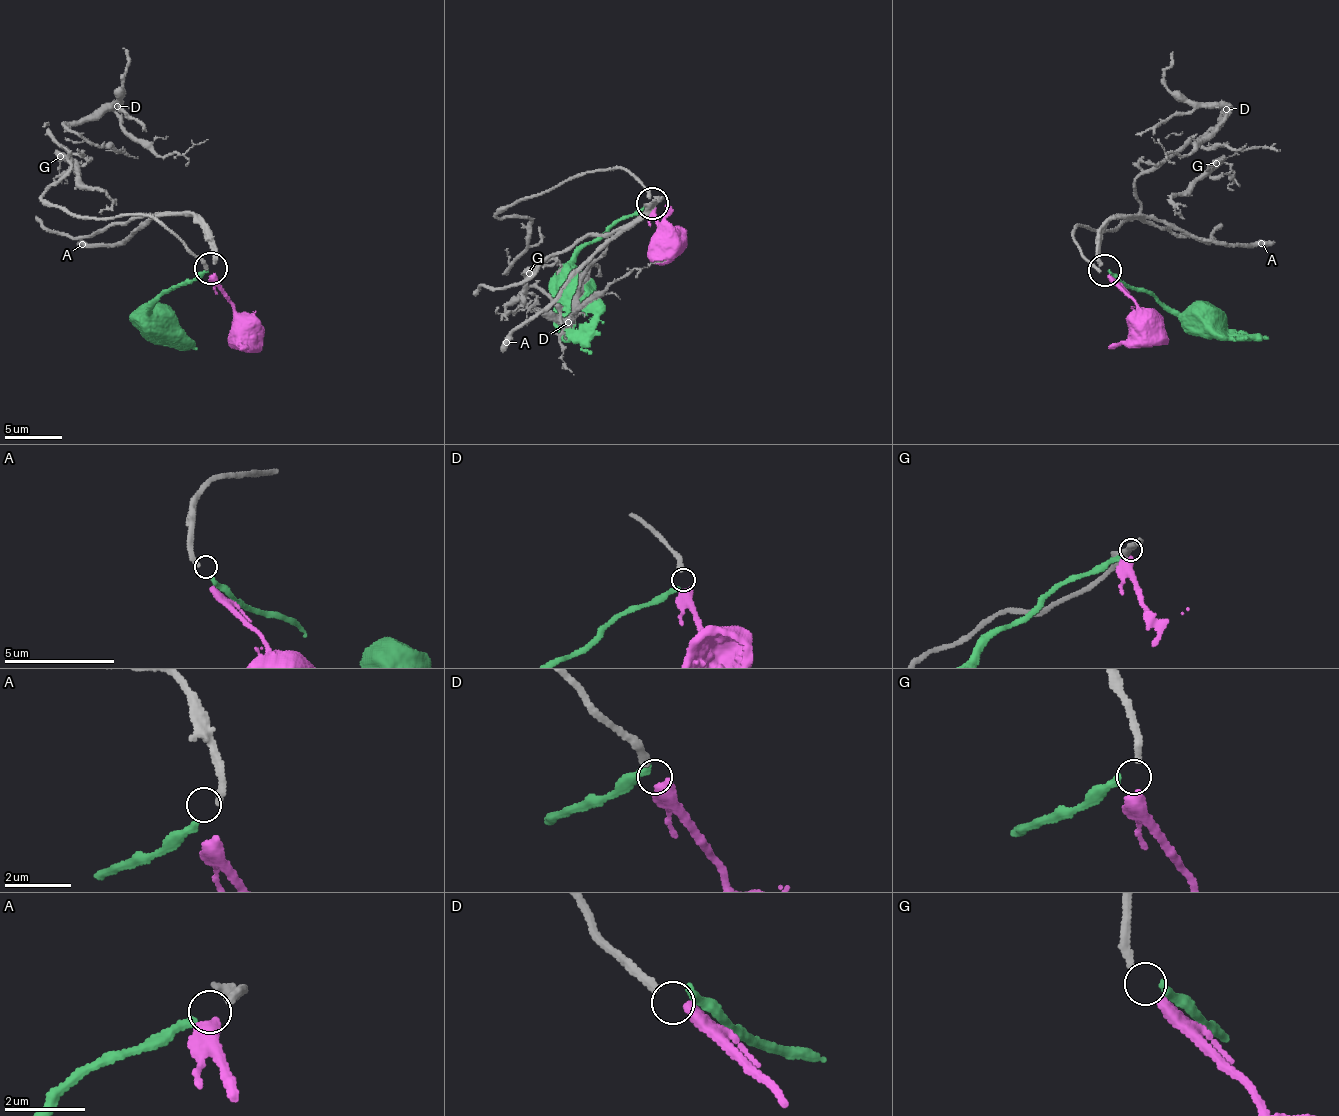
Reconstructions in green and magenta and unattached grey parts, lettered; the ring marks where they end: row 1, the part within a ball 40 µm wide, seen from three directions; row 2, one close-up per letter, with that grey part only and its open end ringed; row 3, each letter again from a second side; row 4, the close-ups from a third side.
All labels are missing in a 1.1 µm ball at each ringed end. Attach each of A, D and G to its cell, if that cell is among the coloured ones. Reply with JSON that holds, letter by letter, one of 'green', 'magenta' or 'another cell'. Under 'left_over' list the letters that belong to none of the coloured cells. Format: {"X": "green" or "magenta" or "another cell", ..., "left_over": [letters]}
{"A": "green", "D": "another cell", "G": "magenta", "left_over": ["D"]}

